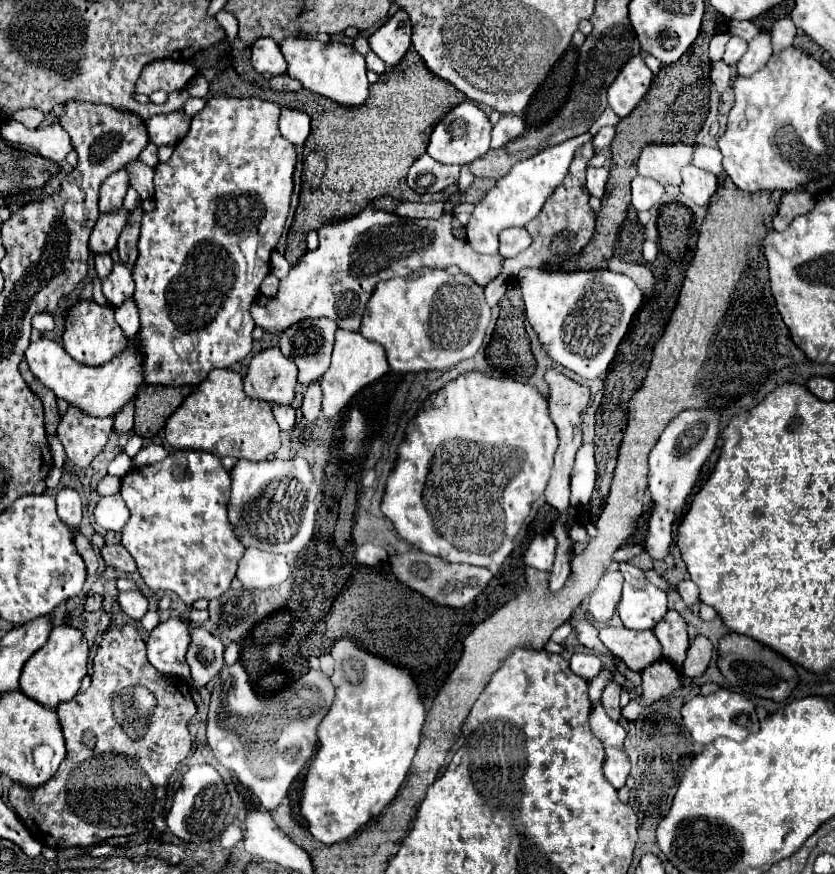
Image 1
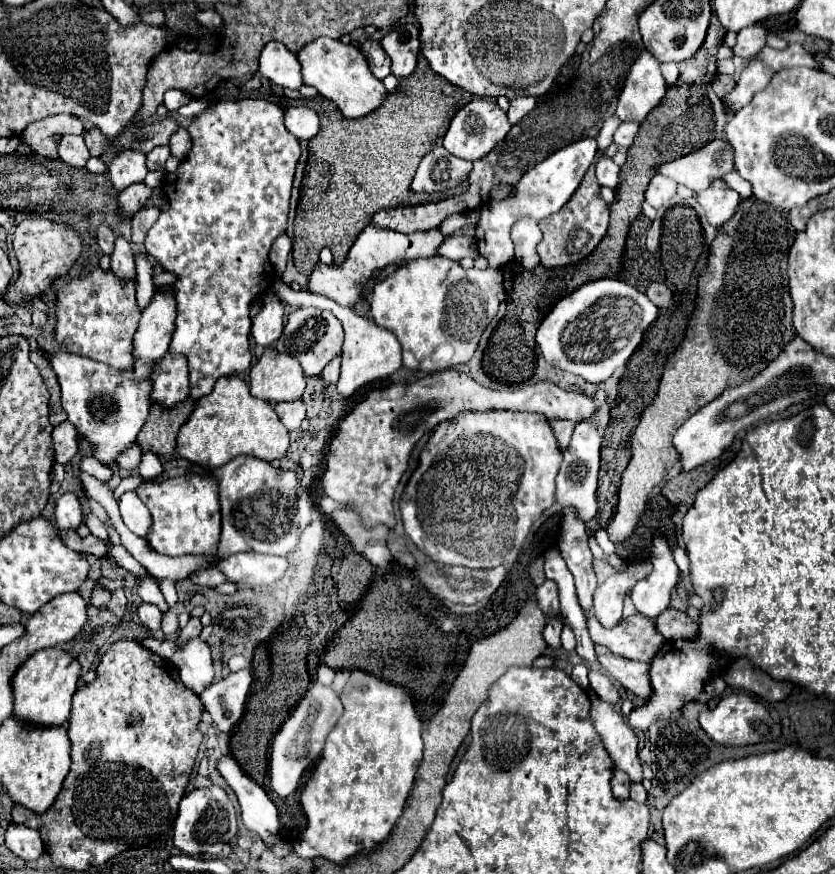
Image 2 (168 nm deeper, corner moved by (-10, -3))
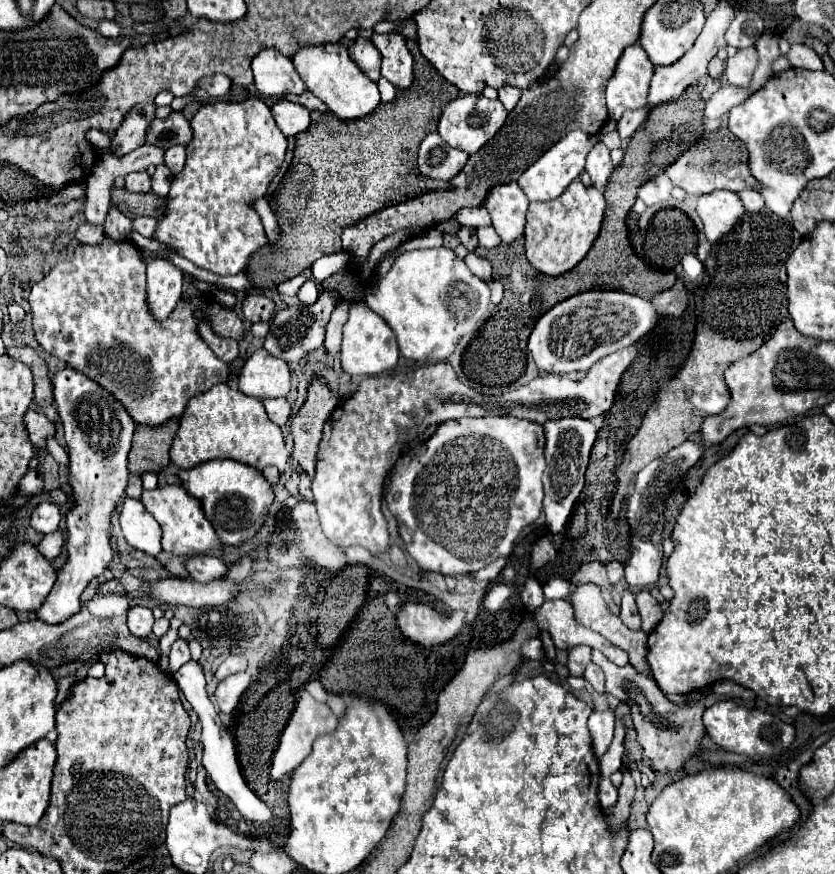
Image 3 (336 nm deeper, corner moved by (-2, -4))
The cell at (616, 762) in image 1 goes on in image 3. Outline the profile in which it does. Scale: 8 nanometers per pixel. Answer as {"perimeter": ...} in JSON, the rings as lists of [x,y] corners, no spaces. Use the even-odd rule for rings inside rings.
{"perimeter":[[[601,778],[601,784],[599,784],[599,804],[601,804],[601,808],[613,806],[615,800],[617,800],[617,788],[611,784],[609,778]]]}

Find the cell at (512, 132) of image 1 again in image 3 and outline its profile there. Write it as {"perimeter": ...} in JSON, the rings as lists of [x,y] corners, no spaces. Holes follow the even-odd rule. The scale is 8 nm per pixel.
{"perimeter":[[[503,86],[503,88],[499,88],[497,92],[499,92],[501,104],[503,104],[507,110],[513,110],[515,104],[517,104],[517,100],[519,100],[519,96],[521,96],[521,90],[515,88],[515,86]]]}

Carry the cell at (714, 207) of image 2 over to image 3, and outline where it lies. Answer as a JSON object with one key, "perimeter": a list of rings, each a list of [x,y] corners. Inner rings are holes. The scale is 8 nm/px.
{"perimeter":[[[717,190],[699,198],[697,212],[705,224],[705,236],[709,242],[717,242],[721,236],[731,232],[735,224],[745,214],[743,202],[737,194],[727,190]]]}

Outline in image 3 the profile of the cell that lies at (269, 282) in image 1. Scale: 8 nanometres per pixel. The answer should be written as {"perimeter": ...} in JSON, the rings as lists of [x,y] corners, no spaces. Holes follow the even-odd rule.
{"perimeter":[[[359,300],[349,308],[349,318],[343,326],[343,342],[341,342],[341,364],[343,370],[351,376],[373,376],[381,372],[393,370],[400,358],[397,338],[389,324],[369,310],[369,306]]]}

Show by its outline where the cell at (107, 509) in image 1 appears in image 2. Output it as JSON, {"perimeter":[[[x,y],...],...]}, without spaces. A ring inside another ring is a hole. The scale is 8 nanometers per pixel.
{"perimeter":[[[129,491],[125,493],[121,499],[119,499],[119,511],[121,511],[121,517],[123,517],[123,523],[139,537],[145,539],[147,531],[149,531],[149,511],[147,507],[143,505],[143,501],[137,497],[135,491]]]}

